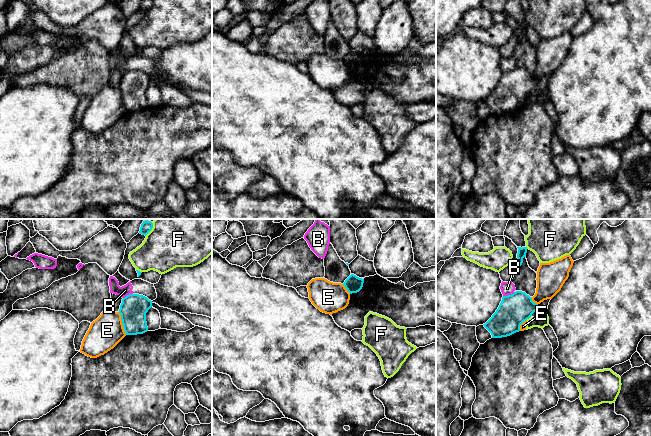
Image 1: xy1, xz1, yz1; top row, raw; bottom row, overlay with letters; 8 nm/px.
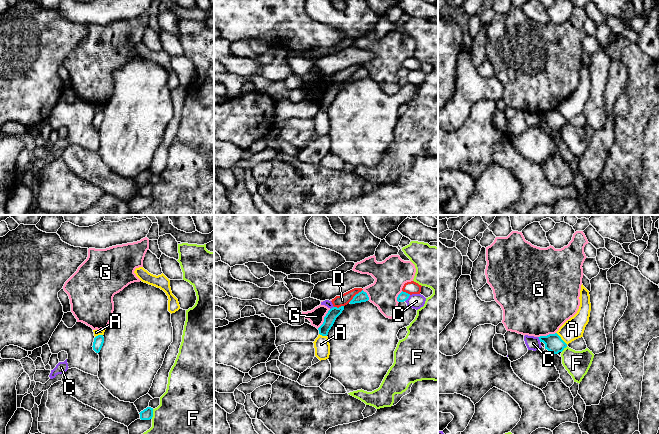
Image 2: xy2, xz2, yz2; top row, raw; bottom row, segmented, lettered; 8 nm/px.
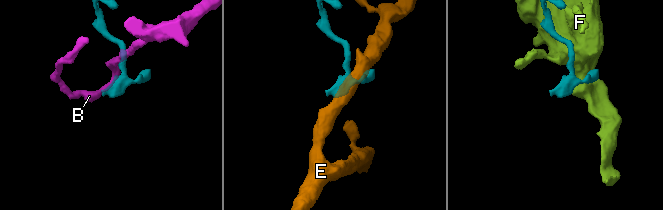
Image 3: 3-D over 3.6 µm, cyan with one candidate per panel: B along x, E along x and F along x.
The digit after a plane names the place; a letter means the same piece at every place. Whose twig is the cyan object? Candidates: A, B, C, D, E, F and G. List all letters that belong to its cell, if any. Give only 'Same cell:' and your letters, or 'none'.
Same cell: none

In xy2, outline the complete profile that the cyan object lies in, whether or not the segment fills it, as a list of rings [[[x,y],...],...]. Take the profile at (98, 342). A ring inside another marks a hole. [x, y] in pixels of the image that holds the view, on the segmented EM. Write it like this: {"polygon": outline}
{"polygon": [[[98,335],[94,338],[94,342],[93,342],[93,350],[96,352],[96,353],[99,353],[102,346],[103,346],[103,343],[104,343],[104,337],[103,335]]]}

